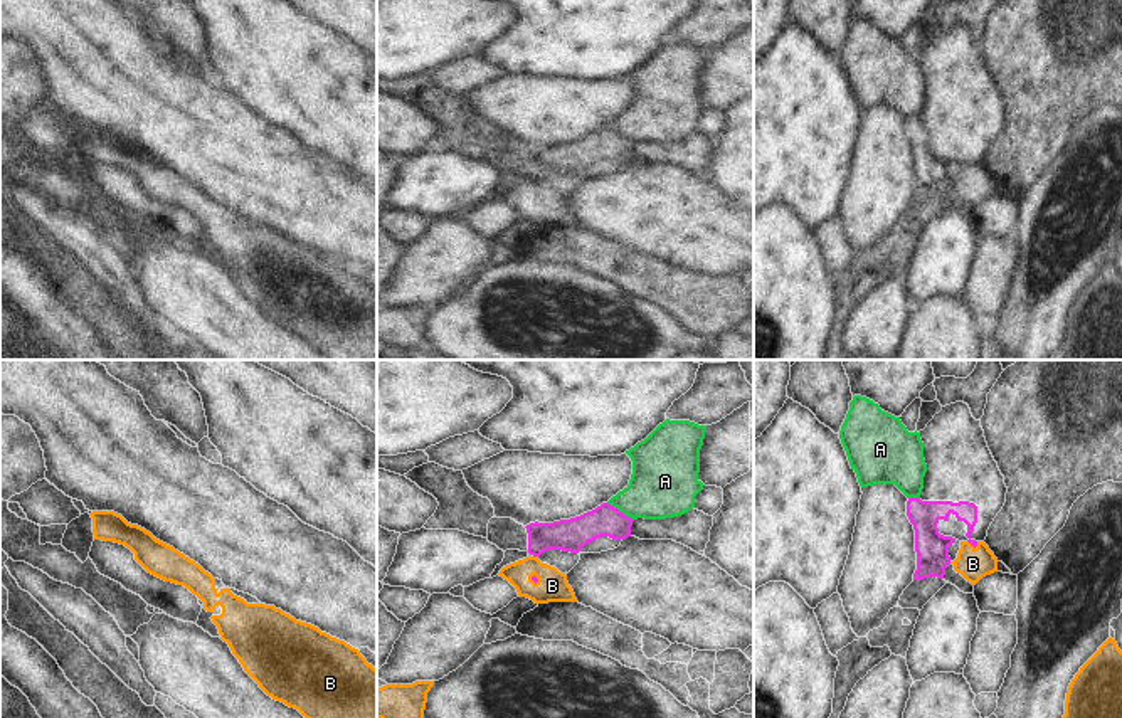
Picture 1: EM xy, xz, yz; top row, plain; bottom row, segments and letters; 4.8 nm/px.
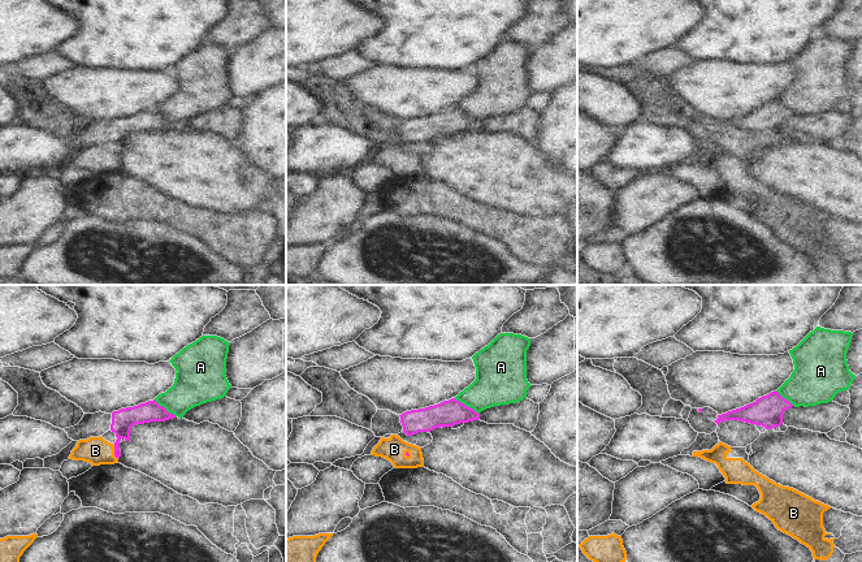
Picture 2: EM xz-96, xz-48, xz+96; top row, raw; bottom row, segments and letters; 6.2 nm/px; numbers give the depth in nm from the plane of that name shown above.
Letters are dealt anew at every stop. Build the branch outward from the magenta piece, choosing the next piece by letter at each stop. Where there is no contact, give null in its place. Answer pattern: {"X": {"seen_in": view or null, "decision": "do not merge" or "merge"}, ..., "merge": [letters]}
{"A": {"seen_in": "xz", "decision": "do not merge"}, "B": {"seen_in": "yz", "decision": "do not merge"}, "merge": []}

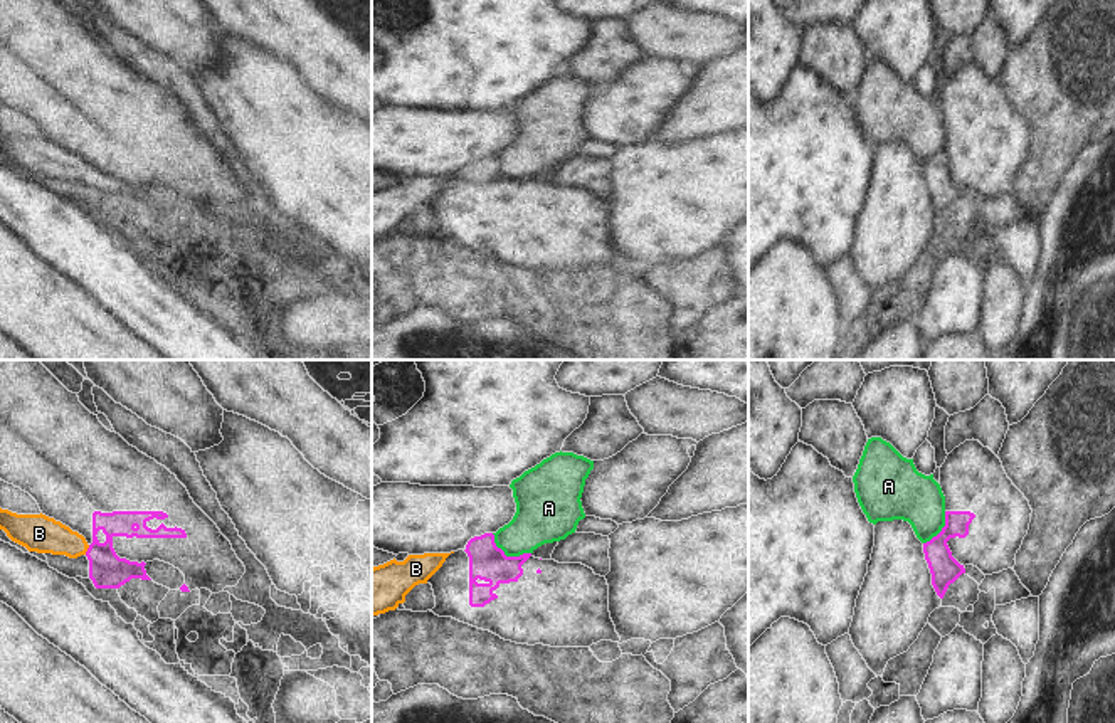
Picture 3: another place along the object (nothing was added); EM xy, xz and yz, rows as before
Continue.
{"A": {"seen_in": "xz", "decision": "do not merge"}, "B": {"seen_in": "xy", "decision": "merge"}, "merge": ["B"]}

